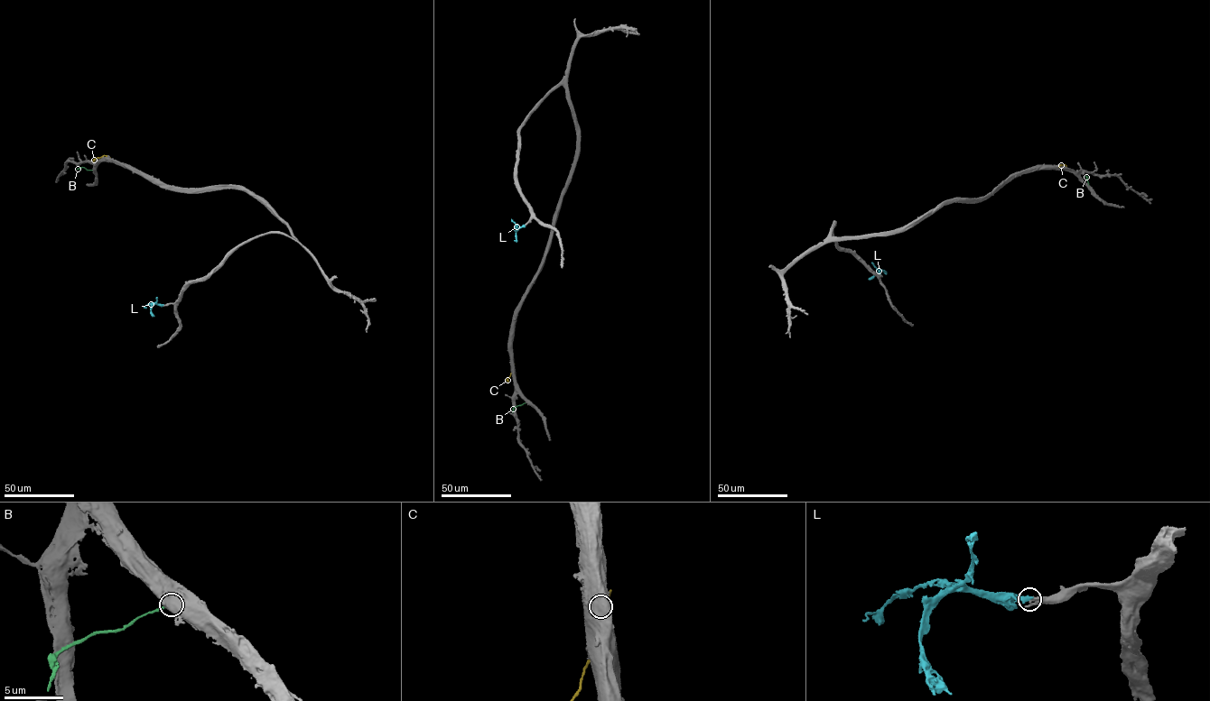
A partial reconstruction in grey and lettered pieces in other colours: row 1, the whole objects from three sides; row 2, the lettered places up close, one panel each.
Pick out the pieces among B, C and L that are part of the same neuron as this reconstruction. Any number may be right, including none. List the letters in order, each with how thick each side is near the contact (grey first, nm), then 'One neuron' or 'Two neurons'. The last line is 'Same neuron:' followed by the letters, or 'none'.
B: Thickness 750 nm (grey) against 280 nm. Two neurons
C: Thickness 360 nm (grey) against 320 nm. Two neurons
L: Thickness 400 nm (grey) against 400 nm. One neuron
Same neuron: L

